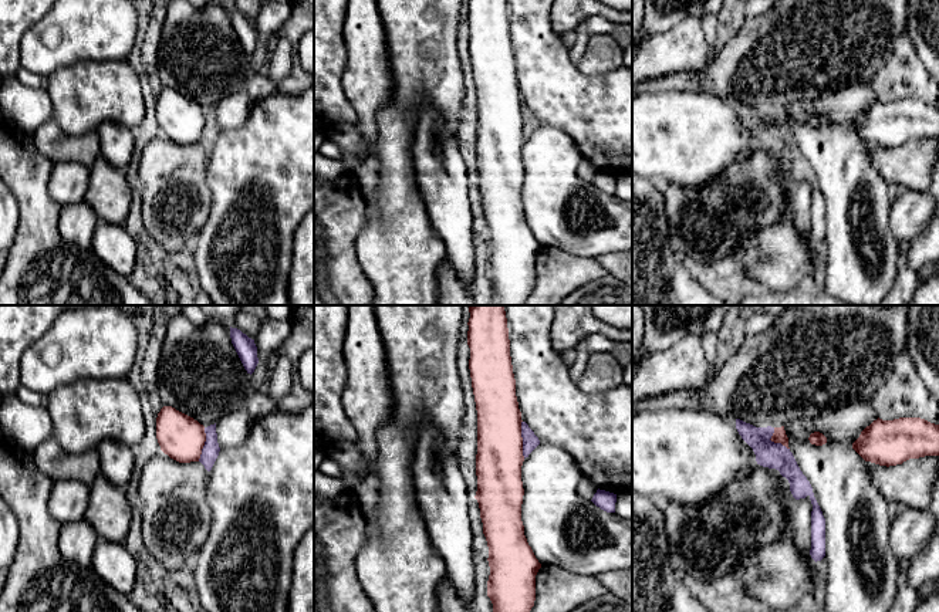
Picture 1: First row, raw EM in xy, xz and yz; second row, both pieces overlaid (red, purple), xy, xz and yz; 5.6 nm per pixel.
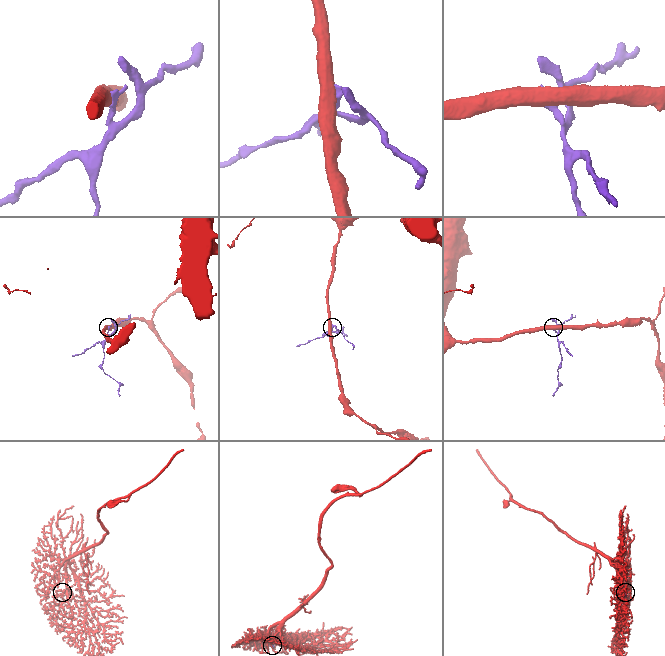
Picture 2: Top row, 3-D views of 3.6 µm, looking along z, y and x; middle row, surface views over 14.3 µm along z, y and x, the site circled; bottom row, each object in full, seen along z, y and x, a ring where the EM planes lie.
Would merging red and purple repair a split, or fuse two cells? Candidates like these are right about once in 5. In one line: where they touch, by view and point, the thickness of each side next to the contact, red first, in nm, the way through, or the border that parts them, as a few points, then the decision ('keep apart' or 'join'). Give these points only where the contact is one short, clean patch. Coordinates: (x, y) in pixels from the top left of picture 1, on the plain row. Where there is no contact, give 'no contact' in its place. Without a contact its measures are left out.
meets red in xz at (522, 121); 260 nm thick on the red side, 90 nm on the other; border along xz (522, 102), (522, 137), (524, 139); keep apart

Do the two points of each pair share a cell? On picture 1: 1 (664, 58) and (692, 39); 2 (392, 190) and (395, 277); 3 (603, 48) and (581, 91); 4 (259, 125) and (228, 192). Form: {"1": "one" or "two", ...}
{"1": "one", "2": "one", "3": "two", "4": "one"}

